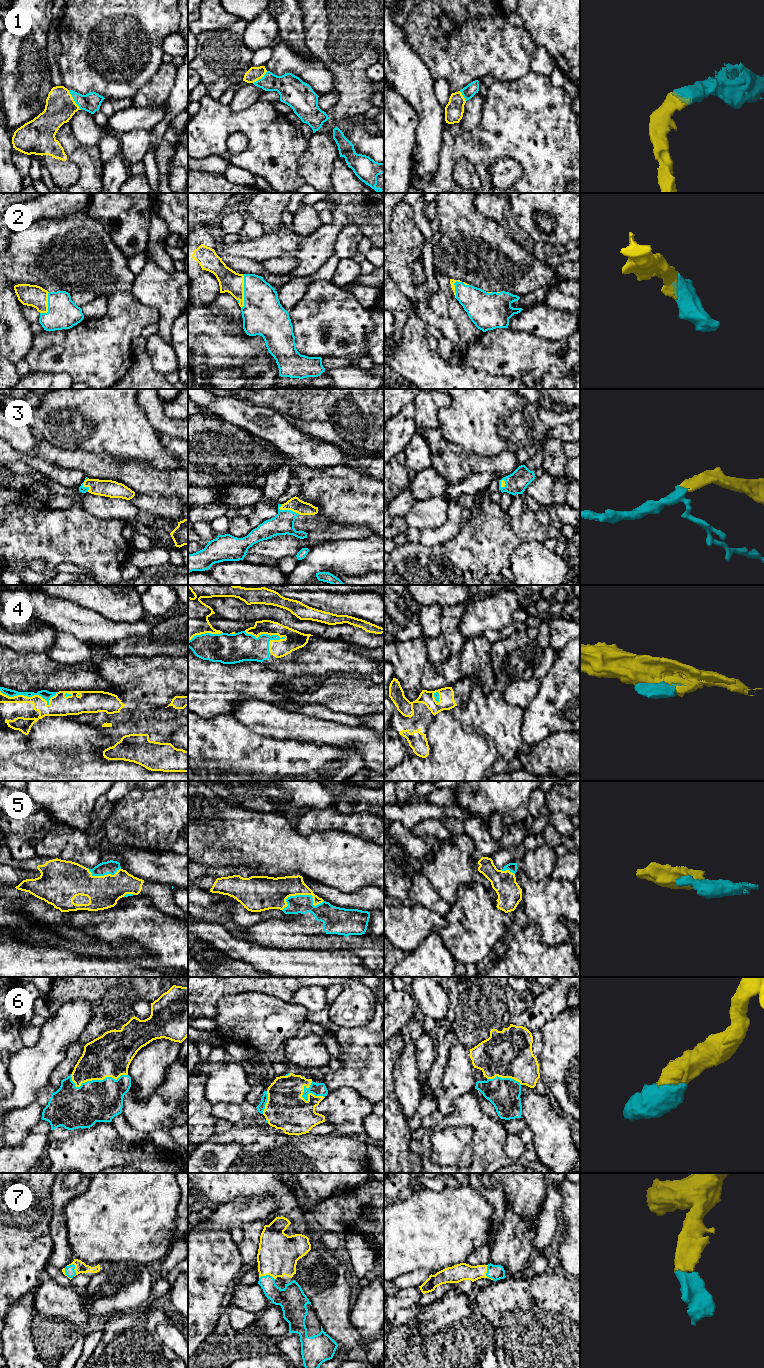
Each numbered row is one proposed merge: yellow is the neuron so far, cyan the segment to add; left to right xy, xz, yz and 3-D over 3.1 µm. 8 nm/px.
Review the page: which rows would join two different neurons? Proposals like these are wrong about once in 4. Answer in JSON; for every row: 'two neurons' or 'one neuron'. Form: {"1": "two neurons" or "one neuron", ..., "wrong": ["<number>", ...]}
{"1": "one neuron", "2": "one neuron", "3": "one neuron", "4": "one neuron", "5": "one neuron", "6": "one neuron", "7": "one neuron", "wrong": []}

